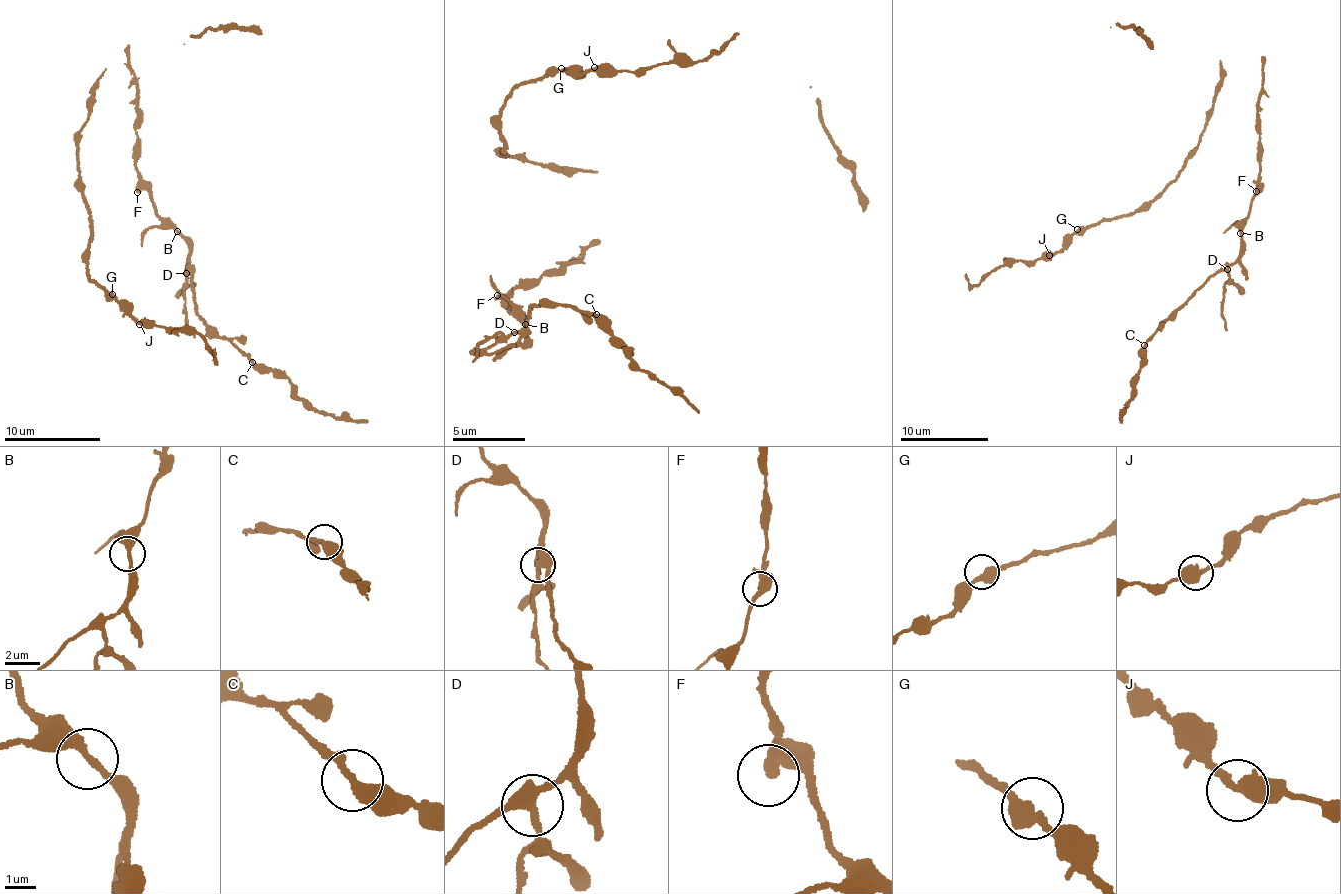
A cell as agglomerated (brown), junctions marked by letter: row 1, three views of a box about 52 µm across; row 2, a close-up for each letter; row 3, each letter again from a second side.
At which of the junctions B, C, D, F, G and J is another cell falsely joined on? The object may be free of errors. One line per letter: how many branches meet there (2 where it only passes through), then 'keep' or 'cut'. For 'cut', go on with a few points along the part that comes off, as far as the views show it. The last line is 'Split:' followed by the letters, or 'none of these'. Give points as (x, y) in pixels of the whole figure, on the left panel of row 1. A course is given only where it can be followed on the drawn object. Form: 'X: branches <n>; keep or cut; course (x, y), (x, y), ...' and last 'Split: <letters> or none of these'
B: branches 2; keep
C: branches 2; keep
D: branches 3; cut; course (185, 272), (185, 325), (194, 337)
F: branches 3; keep
G: branches 2; keep
J: branches 2; keep
Split: D

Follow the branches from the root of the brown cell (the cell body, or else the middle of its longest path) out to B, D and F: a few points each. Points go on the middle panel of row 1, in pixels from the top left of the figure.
B: (589, 245), (584, 247), (583, 259), (505, 295), (511, 306), (508, 308), (519, 314), (525, 324)
D: (589, 245), (583, 259), (505, 295), (520, 318), (525, 343), (519, 346), (514, 331)
F: (589, 245), (584, 247), (583, 259), (499, 298), (497, 295)

